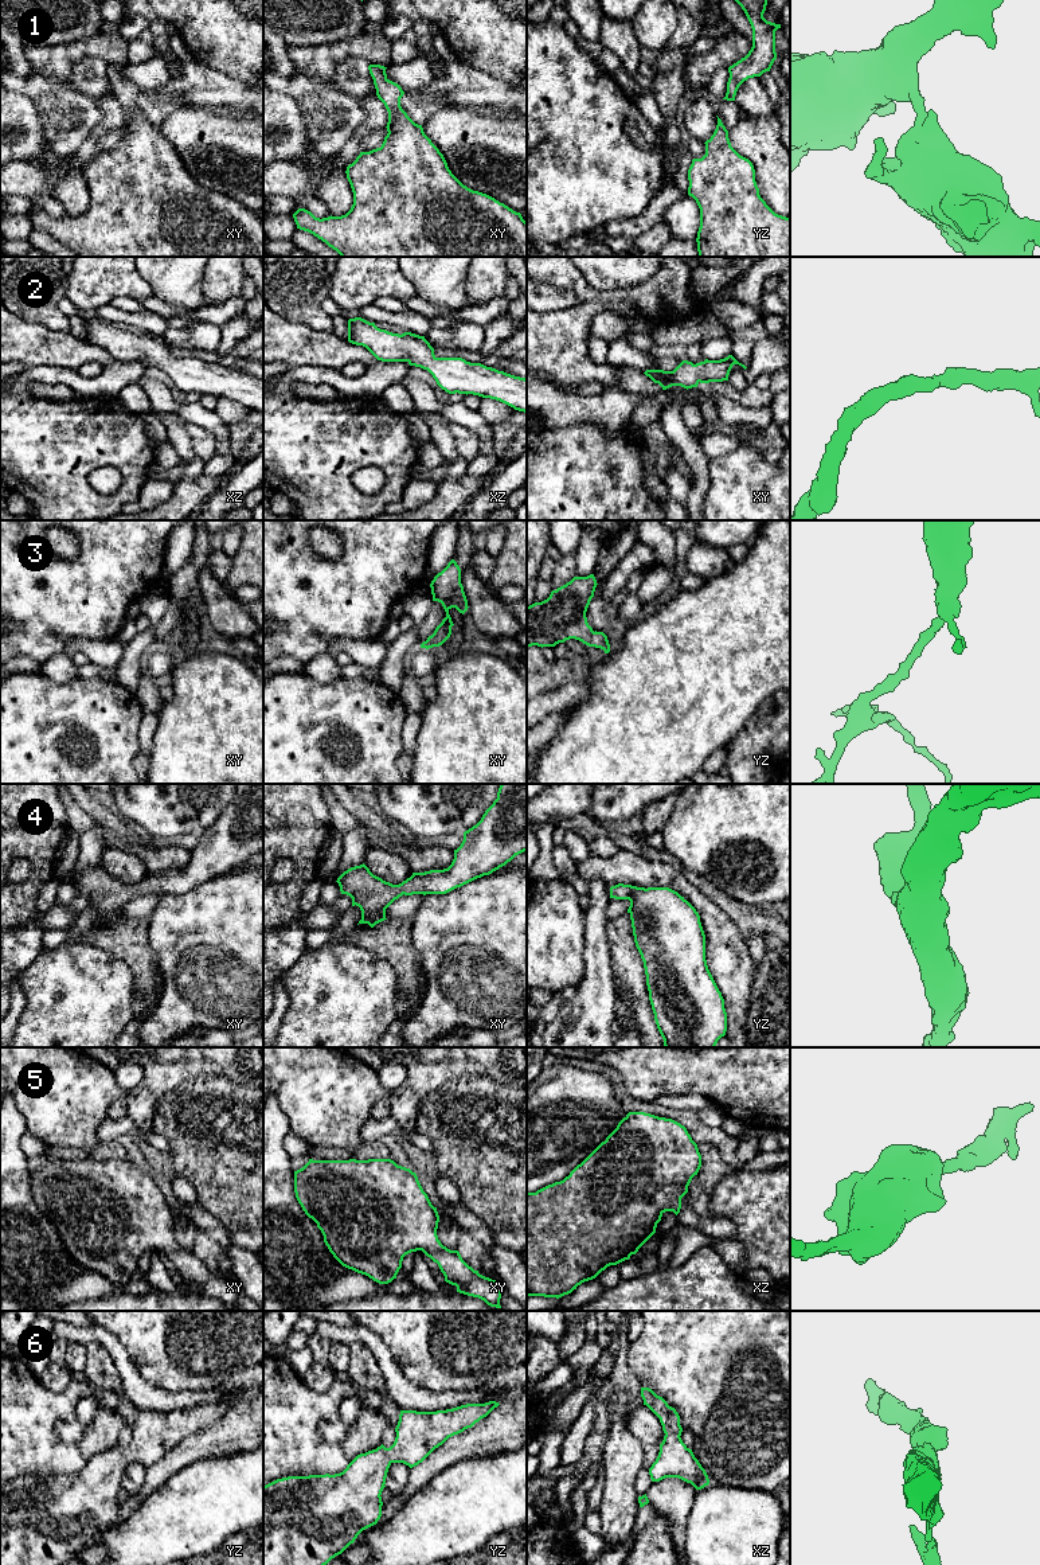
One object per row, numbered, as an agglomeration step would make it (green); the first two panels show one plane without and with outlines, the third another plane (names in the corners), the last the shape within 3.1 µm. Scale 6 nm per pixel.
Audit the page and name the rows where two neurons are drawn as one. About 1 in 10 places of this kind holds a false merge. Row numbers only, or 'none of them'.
none of them

